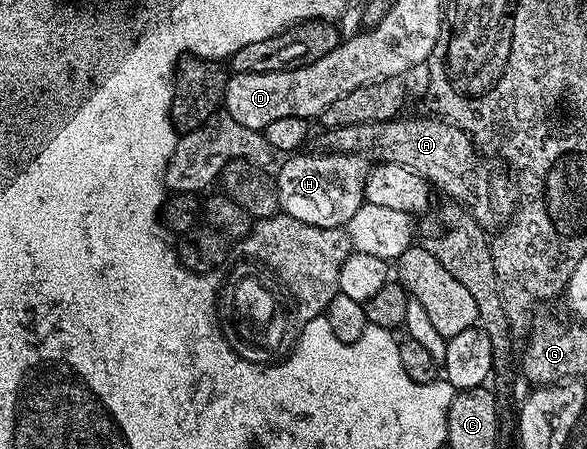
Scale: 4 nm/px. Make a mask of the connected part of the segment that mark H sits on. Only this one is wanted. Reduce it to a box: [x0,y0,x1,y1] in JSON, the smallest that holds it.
[279,153,371,231]

